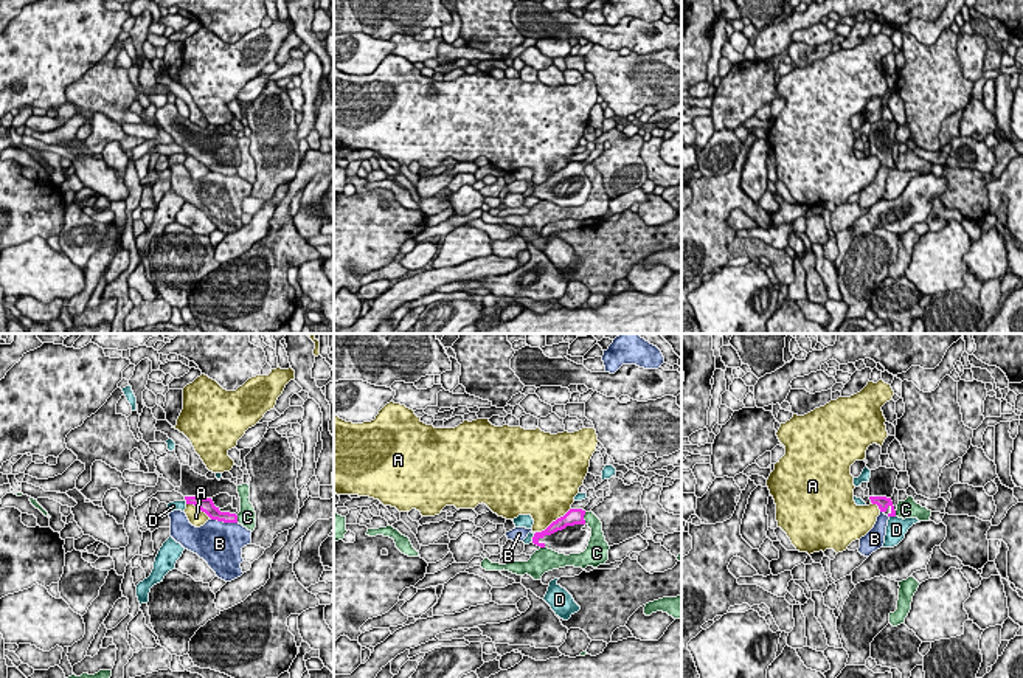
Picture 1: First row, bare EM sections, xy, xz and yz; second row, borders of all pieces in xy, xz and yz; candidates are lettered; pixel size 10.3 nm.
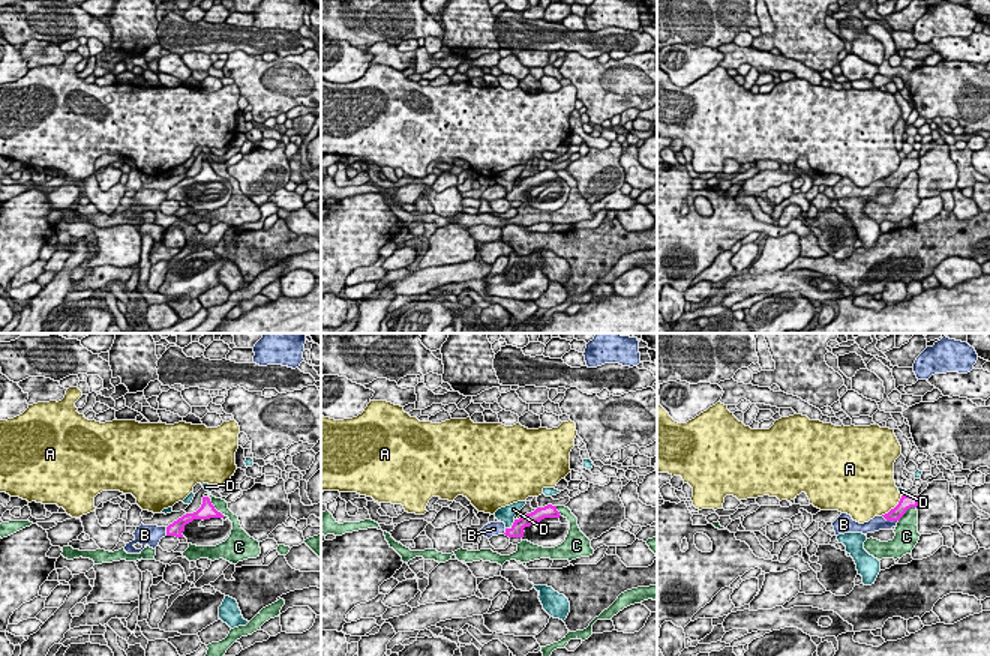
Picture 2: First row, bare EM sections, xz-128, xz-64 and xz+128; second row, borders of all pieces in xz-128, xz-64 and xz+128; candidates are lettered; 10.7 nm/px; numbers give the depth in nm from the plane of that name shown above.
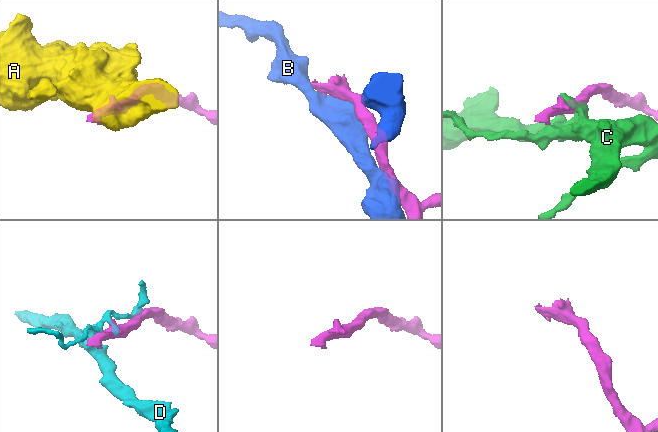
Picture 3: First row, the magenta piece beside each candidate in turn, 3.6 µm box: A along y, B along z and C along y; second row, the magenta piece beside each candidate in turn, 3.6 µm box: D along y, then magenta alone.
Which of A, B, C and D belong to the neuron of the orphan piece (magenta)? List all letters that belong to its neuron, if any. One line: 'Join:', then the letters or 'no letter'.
Join: no letter

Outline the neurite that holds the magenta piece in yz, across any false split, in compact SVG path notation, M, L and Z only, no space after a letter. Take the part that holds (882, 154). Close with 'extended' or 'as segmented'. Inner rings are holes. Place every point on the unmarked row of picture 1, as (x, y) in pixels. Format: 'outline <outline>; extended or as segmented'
outline M879 119L871 123L868 135L871 155L877 157L880 164L888 169L896 169L891 149L894 146L897 127L899 124L896 121Z; extended

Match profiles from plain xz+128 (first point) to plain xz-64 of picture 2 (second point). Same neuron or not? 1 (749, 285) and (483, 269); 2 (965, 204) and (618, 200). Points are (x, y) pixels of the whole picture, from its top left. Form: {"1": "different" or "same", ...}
{"1": "different", "2": "different"}

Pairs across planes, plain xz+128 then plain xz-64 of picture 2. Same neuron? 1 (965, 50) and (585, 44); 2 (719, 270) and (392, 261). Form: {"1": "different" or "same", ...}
{"1": "same", "2": "different"}

